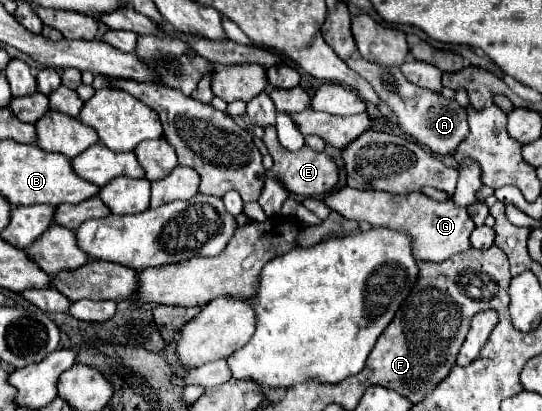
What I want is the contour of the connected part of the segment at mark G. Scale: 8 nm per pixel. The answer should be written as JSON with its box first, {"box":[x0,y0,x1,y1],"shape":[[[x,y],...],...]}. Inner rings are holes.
{"box":[324,188,476,262],"shape":[[[342,188],[324,202],[340,212],[344,218],[350,220],[366,220],[372,226],[386,226],[394,230],[408,230],[414,242],[414,256],[424,262],[444,262],[454,254],[466,252],[470,244],[470,234],[476,228],[472,222],[468,210],[464,206],[454,204],[452,200],[448,202],[438,202],[428,198],[422,192],[410,192],[410,194],[390,194],[382,190],[356,190],[356,188]]]}

